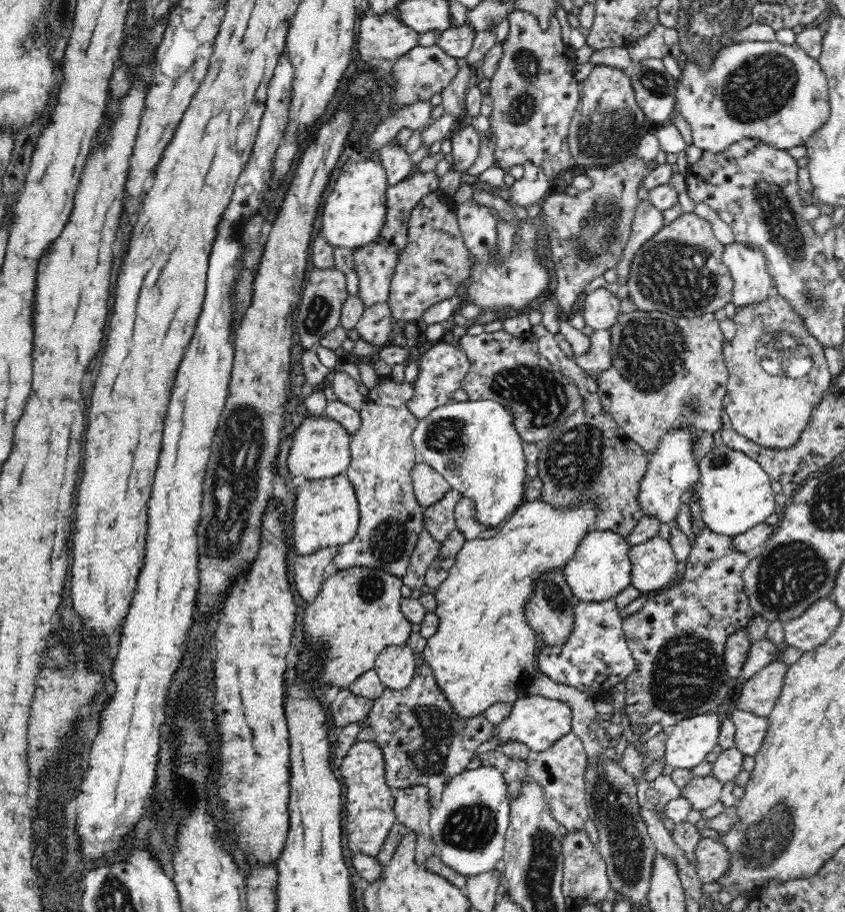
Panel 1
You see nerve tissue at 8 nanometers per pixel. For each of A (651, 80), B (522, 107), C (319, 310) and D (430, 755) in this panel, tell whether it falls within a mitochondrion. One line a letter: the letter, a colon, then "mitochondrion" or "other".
A: mitochondrion
B: mitochondrion
C: mitochondrion
D: mitochondrion

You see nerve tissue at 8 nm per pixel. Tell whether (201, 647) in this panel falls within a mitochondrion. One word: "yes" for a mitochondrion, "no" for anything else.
no

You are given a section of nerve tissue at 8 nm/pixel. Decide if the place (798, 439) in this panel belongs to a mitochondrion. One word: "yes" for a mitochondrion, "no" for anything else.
no

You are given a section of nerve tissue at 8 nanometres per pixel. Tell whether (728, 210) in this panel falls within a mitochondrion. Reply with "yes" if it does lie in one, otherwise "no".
no

